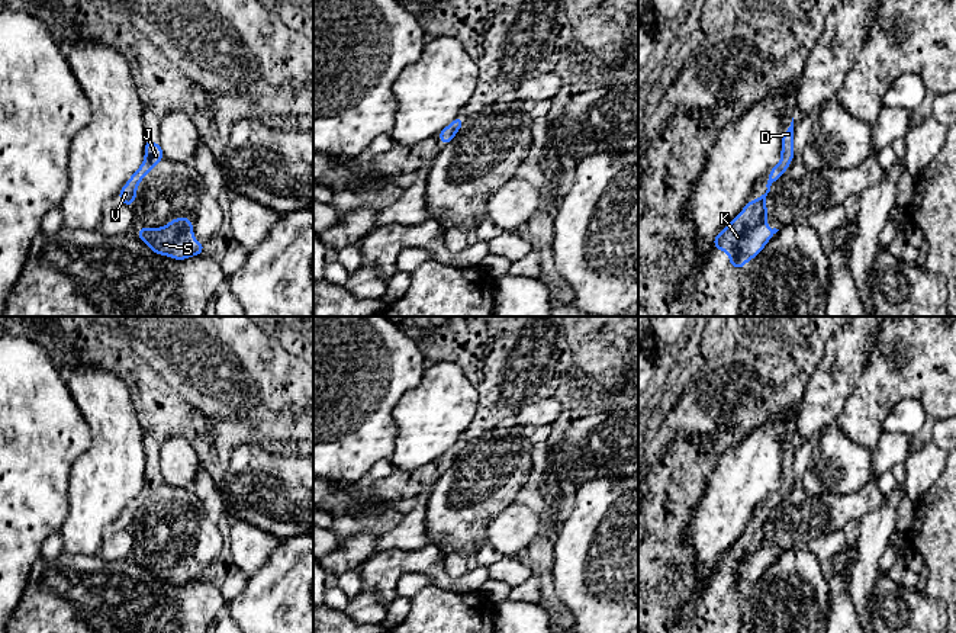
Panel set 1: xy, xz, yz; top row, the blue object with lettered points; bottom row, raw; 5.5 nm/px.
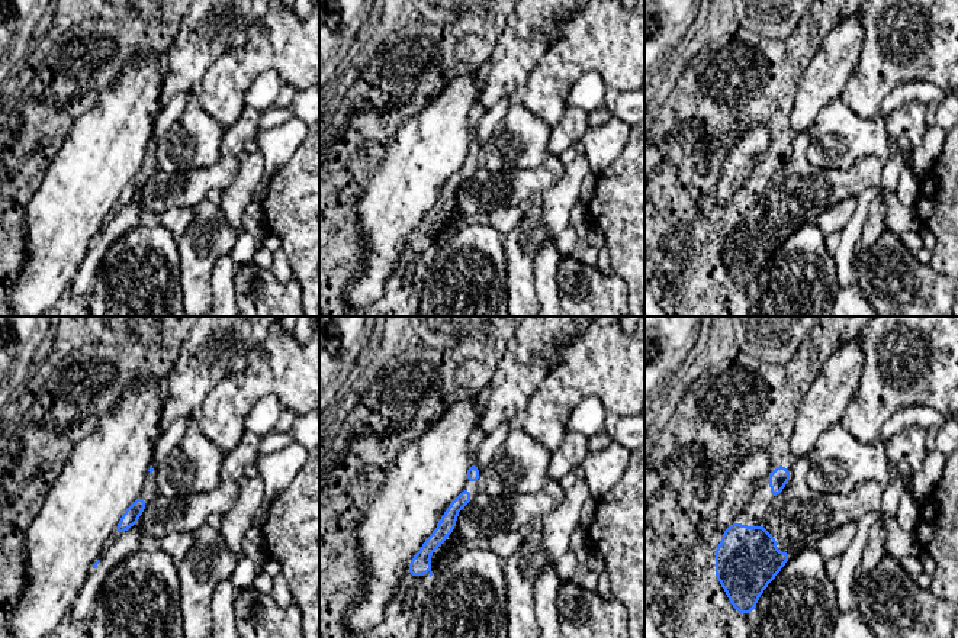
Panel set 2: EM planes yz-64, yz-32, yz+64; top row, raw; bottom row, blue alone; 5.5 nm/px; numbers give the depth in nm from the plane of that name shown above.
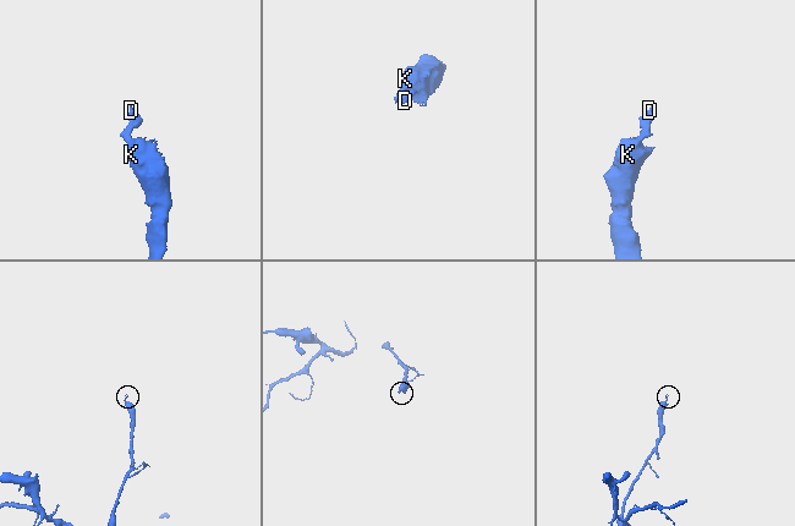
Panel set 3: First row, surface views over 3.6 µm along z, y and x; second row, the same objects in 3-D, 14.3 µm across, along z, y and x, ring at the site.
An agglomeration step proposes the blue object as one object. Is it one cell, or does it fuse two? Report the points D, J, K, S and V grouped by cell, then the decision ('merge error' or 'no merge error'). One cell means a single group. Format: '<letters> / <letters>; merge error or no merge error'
D J K S V; no merge error

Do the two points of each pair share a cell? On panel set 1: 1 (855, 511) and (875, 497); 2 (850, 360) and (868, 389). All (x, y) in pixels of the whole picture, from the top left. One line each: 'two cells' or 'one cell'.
1: one cell
2: two cells

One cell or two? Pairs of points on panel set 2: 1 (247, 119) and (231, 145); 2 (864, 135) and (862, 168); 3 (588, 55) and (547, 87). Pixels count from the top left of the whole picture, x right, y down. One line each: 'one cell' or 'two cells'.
1: one cell
2: two cells
3: one cell

